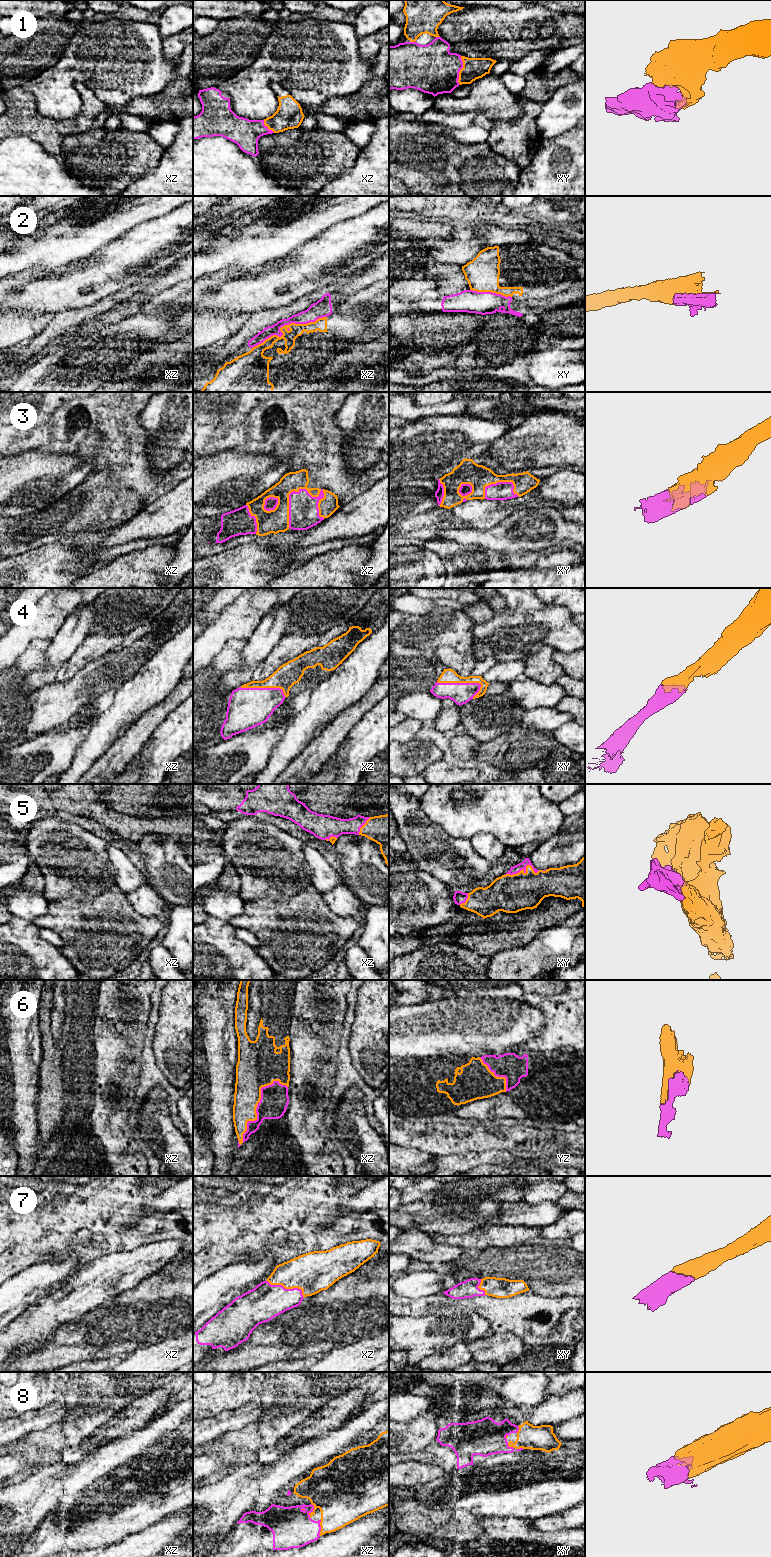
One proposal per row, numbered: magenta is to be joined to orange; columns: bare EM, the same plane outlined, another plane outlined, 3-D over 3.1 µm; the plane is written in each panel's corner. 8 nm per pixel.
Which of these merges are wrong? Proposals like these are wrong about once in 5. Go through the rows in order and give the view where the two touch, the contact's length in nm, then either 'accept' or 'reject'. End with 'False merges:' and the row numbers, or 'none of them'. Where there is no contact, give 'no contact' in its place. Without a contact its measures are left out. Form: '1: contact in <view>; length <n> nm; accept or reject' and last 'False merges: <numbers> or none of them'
1: contact in xy; length 240 nm; accept
2: contact in xz; length 650 nm; reject
3: contact in xz; length 420 nm; accept
4: contact in xy; length 360 nm; accept
5: contact in xy; length 300 nm; accept
6: contact in xz; length 600 nm; accept
7: contact in xz; length 340 nm; accept
8: contact in xz; length 130 nm; accept
False merges: 2

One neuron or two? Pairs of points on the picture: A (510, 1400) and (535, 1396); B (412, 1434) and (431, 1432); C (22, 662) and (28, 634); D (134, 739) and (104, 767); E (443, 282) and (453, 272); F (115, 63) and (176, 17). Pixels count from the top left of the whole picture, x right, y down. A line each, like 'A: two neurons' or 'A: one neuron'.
A: one neuron
B: one neuron
C: two neurons
D: one neuron
E: one neuron
F: two neurons

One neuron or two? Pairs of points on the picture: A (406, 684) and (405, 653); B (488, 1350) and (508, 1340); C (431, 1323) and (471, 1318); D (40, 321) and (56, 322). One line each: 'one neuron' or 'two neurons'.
A: one neuron
B: one neuron
C: one neuron
D: two neurons

